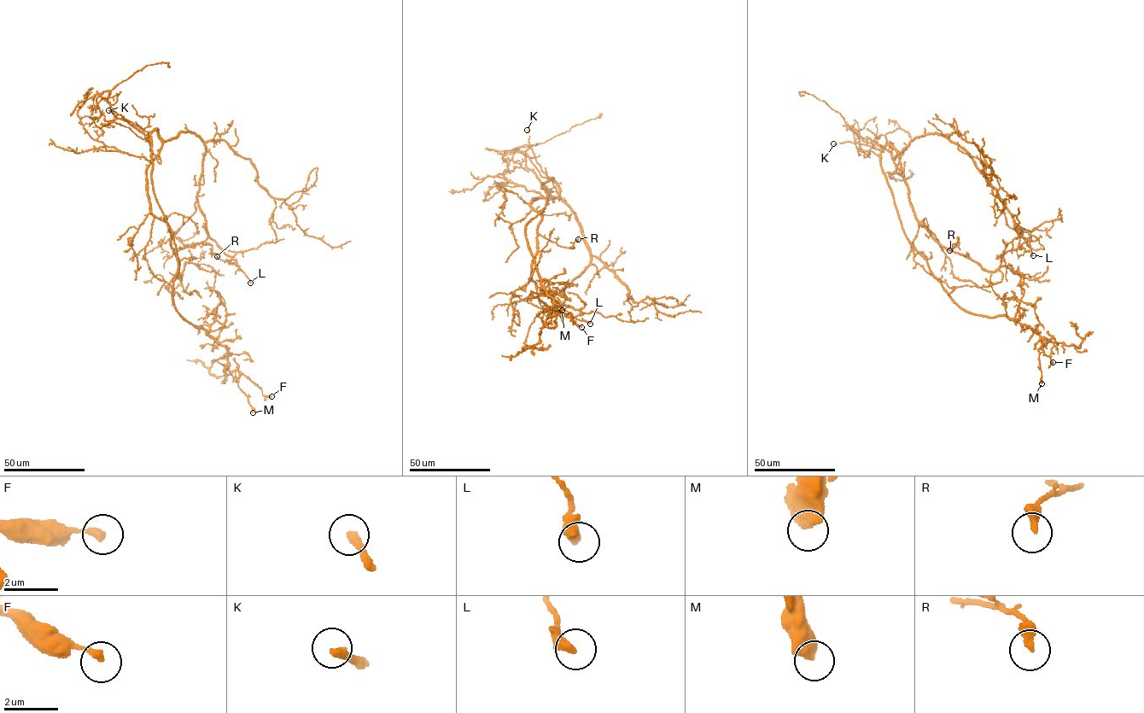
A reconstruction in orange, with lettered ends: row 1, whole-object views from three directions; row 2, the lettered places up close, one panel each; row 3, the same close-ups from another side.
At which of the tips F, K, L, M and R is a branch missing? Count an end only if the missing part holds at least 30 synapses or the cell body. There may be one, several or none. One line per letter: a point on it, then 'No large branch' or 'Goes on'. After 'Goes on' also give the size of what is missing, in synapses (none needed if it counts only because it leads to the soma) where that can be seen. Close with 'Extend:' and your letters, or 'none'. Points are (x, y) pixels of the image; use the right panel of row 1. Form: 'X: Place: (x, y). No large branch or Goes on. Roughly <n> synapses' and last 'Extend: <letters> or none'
F: Place: (1053, 362). No large branch
K: Place: (833, 143). Goes on
L: Place: (1033, 255). No large branch
M: Place: (1041, 383). No large branch
R: Place: (949, 250). No large branch
Extend: K

